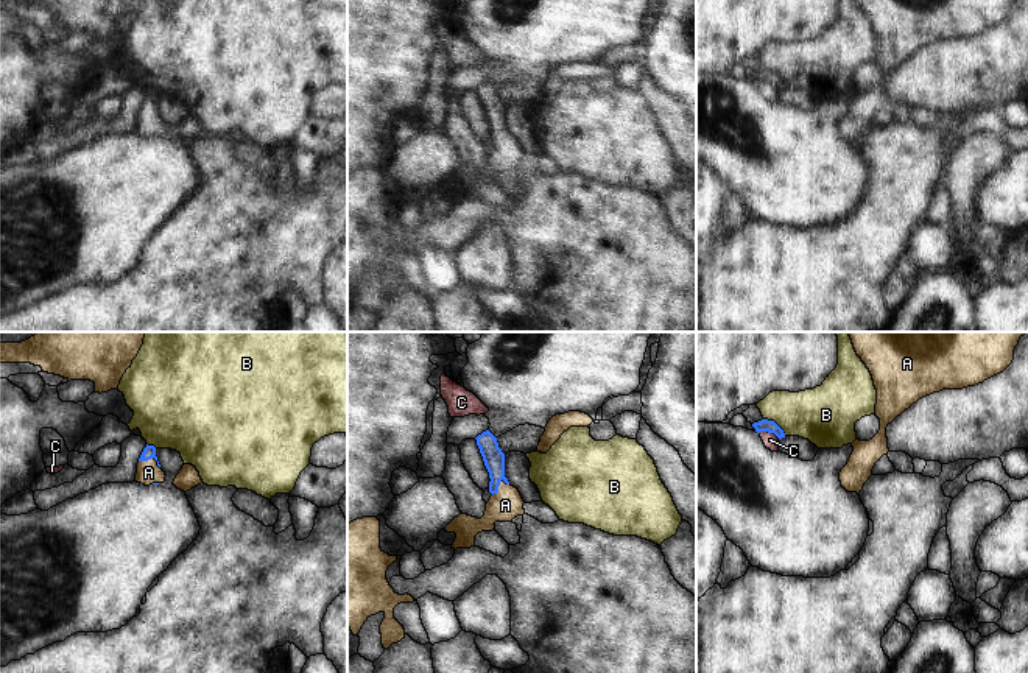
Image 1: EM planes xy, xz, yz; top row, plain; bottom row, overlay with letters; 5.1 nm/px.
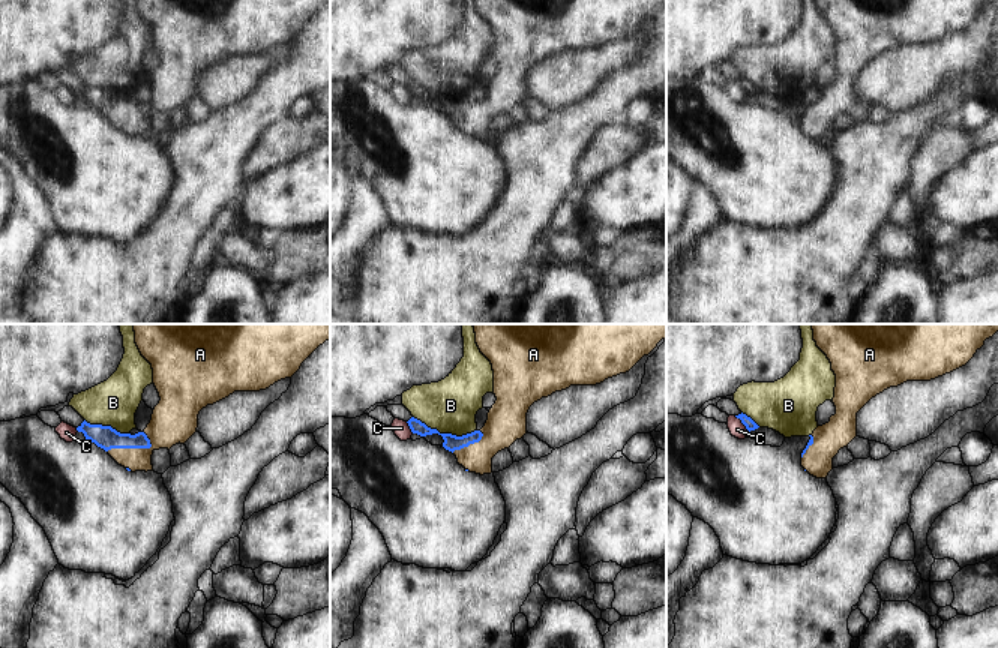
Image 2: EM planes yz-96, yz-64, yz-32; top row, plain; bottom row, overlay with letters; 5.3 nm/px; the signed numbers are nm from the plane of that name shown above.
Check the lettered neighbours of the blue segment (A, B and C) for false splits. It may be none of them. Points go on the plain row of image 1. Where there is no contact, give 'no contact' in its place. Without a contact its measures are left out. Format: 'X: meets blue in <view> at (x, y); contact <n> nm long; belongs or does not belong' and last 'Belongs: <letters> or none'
A: meets blue in xy at (151, 108); contact 120 nm long; belongs
B: meets blue in yz at (776, 75); contact 150 nm long; does not belong
C: meets blue in yz at (770, 83); contact 120 nm long; does not belong
Belongs: A

